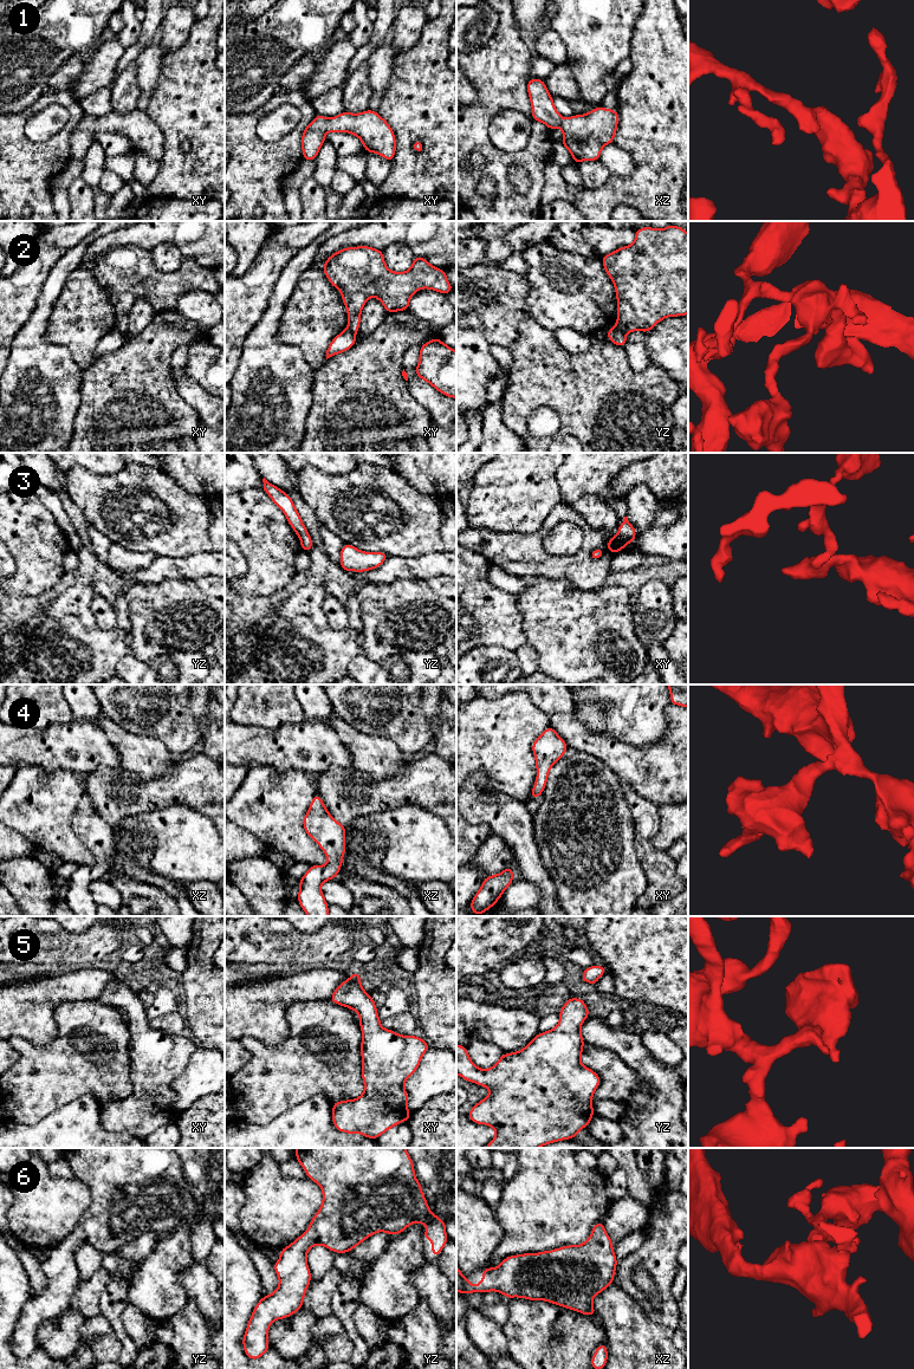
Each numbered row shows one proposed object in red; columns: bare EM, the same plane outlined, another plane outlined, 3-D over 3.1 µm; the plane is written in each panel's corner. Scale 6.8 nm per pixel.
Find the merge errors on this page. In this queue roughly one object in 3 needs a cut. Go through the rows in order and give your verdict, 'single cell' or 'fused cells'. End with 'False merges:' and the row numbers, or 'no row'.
1: single cell
2: fused cells
3: single cell
4: single cell
5: single cell
6: single cell
False merges: 2

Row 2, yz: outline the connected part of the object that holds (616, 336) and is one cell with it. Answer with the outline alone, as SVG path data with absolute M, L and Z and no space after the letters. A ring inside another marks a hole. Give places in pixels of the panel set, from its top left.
M612 326L608 330L608 339L617 346L623 346L627 344L627 332L620 330L617 326Z

